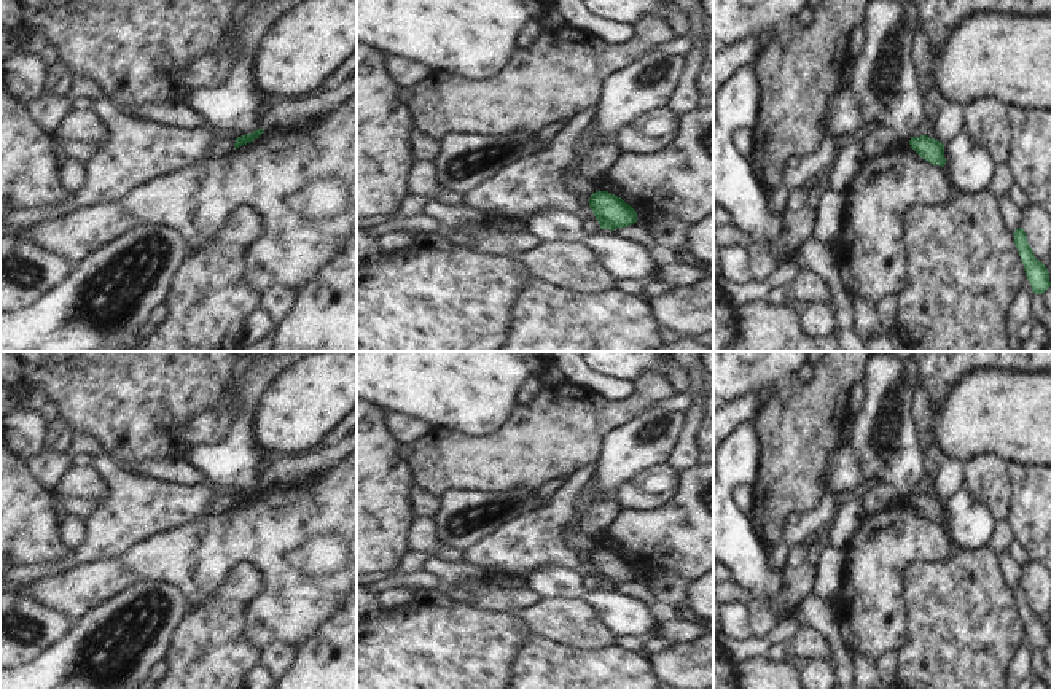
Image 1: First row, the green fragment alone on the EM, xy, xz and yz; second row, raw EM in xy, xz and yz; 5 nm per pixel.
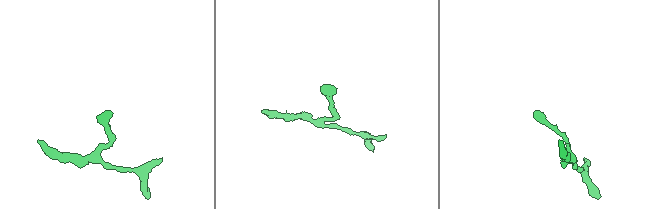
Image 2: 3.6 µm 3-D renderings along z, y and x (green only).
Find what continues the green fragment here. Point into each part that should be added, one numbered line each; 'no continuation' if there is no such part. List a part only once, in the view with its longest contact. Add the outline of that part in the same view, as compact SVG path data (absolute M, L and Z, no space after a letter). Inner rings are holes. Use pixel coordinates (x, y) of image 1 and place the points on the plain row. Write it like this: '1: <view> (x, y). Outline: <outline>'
no continuation.

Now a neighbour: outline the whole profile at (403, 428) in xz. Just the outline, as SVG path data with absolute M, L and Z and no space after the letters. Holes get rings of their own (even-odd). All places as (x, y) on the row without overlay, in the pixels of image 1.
M384 411L384 425L398 446L409 446L430 430L424 420L395 411Z

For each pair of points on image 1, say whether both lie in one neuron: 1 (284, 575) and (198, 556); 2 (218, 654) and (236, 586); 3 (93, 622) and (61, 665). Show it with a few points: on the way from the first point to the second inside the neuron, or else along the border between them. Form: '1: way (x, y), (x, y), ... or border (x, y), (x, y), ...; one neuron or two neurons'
1: way (263, 554), (260, 551), (218, 551); one neuron
2: way (218, 637), (218, 619), (228, 603); one neuron
3: way (85, 634), (72, 654); one neuron

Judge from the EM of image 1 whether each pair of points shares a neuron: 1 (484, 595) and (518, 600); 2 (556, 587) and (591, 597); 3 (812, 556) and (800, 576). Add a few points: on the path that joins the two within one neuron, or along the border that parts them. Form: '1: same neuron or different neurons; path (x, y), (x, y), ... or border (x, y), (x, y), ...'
1: same neuron; path (492, 599), (510, 600)
2: same neuron; path (564, 587), (572, 587), (583, 594)
3: same neuron; path (811, 560), (804, 572)

